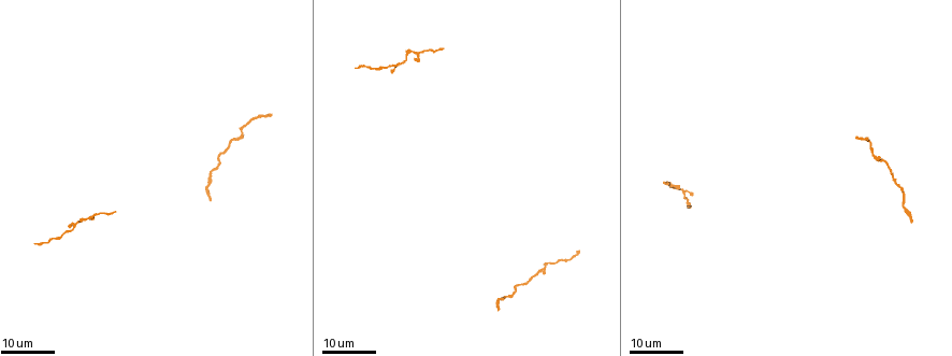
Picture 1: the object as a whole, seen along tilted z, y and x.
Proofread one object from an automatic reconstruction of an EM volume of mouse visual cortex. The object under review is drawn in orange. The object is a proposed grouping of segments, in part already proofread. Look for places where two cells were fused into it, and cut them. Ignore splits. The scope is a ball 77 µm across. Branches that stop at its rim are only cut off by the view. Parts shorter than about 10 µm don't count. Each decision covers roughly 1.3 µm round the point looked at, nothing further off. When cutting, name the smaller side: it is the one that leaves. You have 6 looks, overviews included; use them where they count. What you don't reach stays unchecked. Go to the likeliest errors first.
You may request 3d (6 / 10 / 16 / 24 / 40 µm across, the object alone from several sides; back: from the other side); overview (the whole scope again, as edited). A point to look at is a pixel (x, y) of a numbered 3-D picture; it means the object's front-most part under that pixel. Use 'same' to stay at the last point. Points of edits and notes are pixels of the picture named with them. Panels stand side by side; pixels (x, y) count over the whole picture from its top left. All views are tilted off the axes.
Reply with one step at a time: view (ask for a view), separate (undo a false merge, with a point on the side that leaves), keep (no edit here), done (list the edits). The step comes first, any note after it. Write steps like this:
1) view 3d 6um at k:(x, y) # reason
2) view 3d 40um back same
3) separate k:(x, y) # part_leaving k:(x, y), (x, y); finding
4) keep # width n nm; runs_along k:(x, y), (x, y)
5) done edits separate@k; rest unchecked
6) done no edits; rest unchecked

view 3d 24um at 1:(420, 51) # sudden change in width

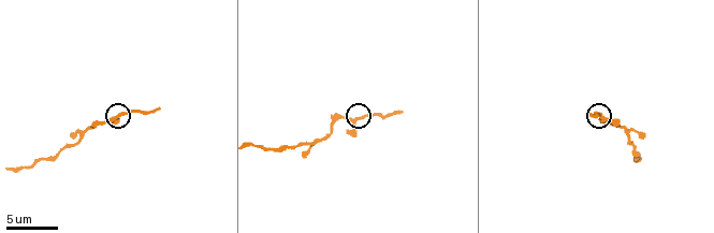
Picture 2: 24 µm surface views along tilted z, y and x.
view 3d 6um at 2:(361, 117)

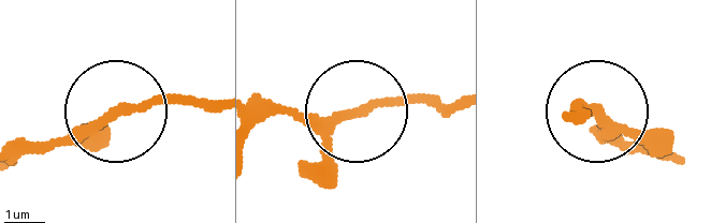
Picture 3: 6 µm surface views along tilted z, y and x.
view 3d 6um back at 3:(599, 114)

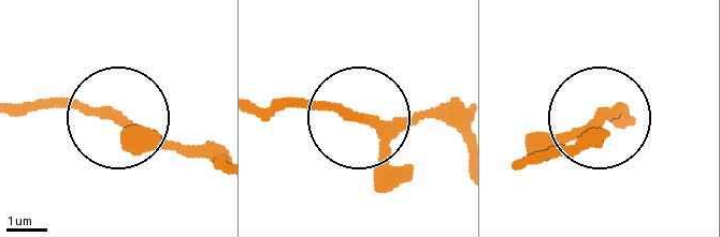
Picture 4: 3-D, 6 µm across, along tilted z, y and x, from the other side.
keep # width 210 nm; continuous, no second cell

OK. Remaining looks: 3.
view 3d 16um at 1:(242, 129)

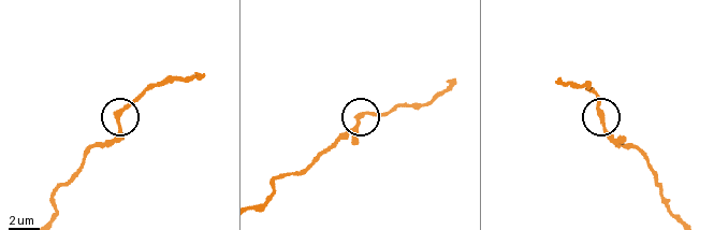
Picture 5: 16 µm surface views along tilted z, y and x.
view 3d 10um at 5:(602, 114) # zoom in

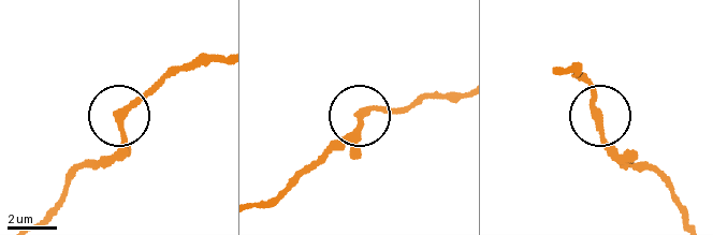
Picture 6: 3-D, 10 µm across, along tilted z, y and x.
keep # runs_along 6:(594, 117), (626, 160); all the same cell

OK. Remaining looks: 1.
done no edits; rest unchecked

